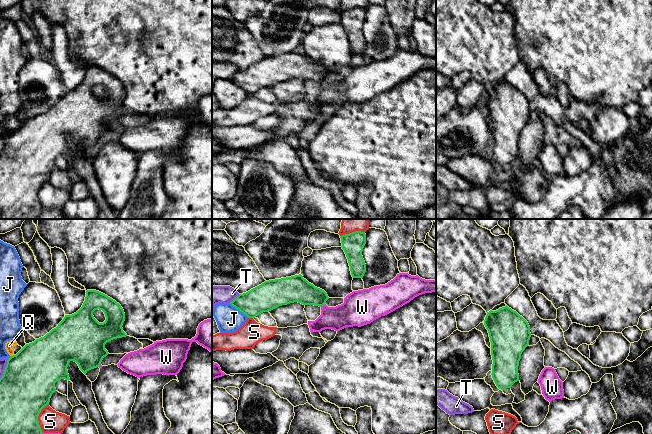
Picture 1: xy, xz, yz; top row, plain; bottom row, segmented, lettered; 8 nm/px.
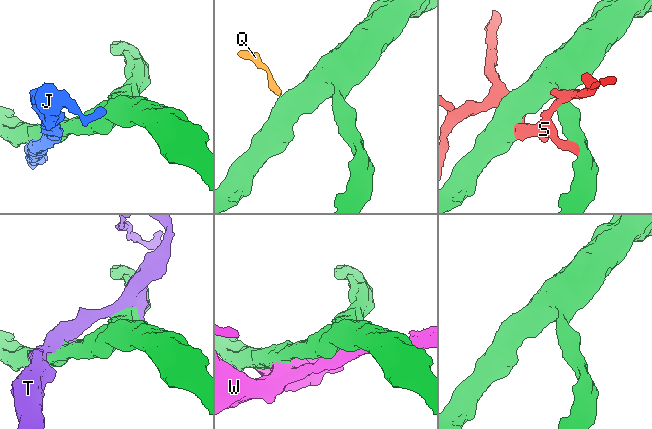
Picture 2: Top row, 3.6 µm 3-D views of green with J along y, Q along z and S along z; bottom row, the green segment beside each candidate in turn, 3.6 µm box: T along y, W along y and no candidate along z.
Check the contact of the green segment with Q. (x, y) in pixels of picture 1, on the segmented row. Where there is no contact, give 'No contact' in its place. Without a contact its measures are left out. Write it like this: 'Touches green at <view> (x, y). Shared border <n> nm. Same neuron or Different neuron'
Touches green at xy (11, 356). Shared border 30 nm. Different neuron

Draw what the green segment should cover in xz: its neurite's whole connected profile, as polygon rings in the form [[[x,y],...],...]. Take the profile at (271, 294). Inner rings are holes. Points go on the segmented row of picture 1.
[[[299,274],[265,281],[239,294],[230,304],[248,318],[255,318],[263,312],[294,302],[321,307],[328,299],[324,290],[315,287]]]

